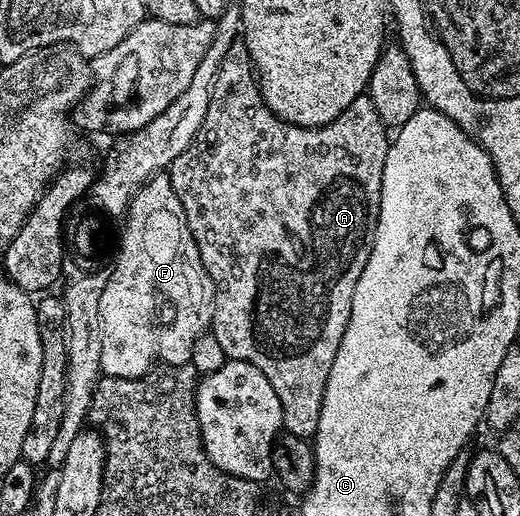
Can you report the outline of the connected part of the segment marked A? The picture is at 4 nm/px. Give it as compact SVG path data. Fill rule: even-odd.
M239 41L232 45L232 49L228 49L228 53L224 53L224 61L220 65L220 73L216 73L214 87L210 90L208 113L204 113L204 121L200 125L196 137L192 137L192 145L188 145L188 149L184 149L184 153L180 153L180 157L176 157L176 161L168 168L170 184L176 193L176 197L180 197L180 205L184 209L184 217L188 221L188 229L200 249L200 257L204 261L204 269L212 277L212 281L214 282L212 334L216 337L216 341L220 341L227 360L239 359L248 365L256 365L256 369L260 369L260 373L264 373L264 377L268 377L268 385L272 385L272 389L276 389L276 397L280 397L282 426L285 434L295 435L301 439L313 440L316 429L318 428L320 405L324 401L324 385L328 381L328 373L332 369L332 361L336 357L336 349L344 337L344 329L348 329L348 317L352 313L352 293L356 289L356 281L360 281L360 273L364 273L364 265L368 261L368 253L374 248L374 230L378 224L380 189L382 188L382 178L384 177L384 161L388 157L388 149L392 142L391 136L389 134L386 136L386 134L388 134L388 128L386 124L383 123L380 113L376 113L376 105L372 105L369 94L366 93L363 93L356 101L352 101L352 105L348 105L348 109L344 109L344 113L340 113L340 117L336 117L331 123L325 123L323 127L297 127L291 123L285 123L283 119L277 119L276 116L266 108L266 102L263 101L262 95L258 91L254 68L250 66L250 54L248 53L248 49L246 48L245 42Z

